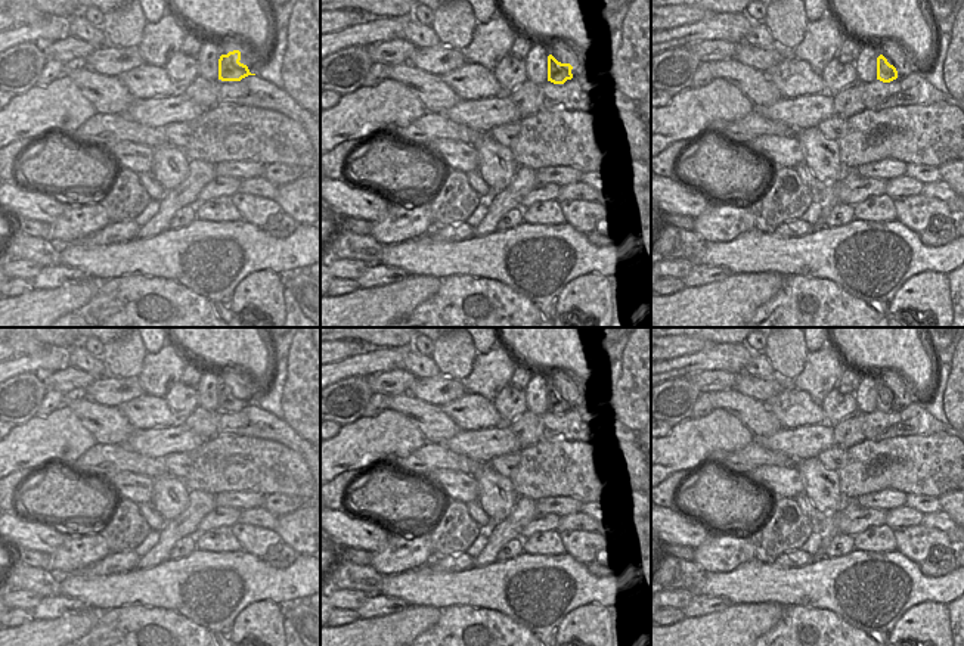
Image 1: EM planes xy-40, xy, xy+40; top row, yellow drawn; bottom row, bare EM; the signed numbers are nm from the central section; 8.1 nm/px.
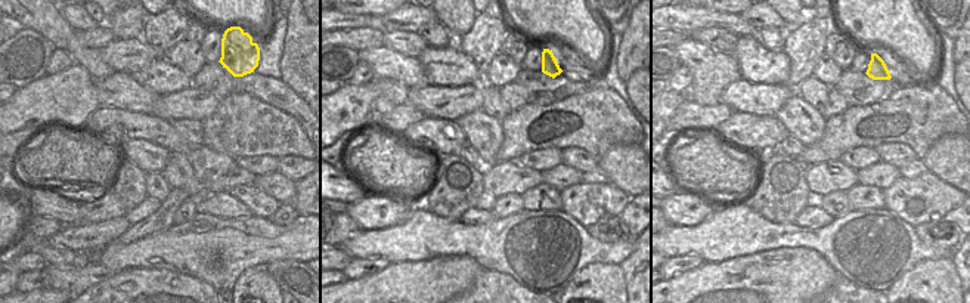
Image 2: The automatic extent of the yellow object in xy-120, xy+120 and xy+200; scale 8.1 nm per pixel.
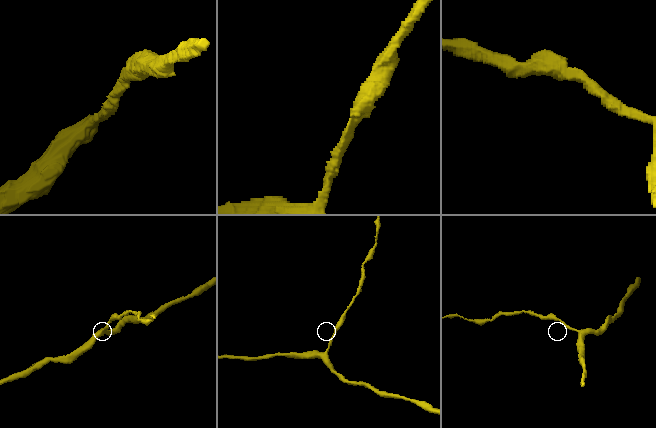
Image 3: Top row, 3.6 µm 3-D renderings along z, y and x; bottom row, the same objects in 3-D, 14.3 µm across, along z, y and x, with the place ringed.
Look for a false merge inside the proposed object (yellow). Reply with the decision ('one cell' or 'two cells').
one cell

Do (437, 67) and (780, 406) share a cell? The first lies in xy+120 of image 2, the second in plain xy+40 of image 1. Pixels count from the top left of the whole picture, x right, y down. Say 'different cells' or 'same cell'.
same cell

